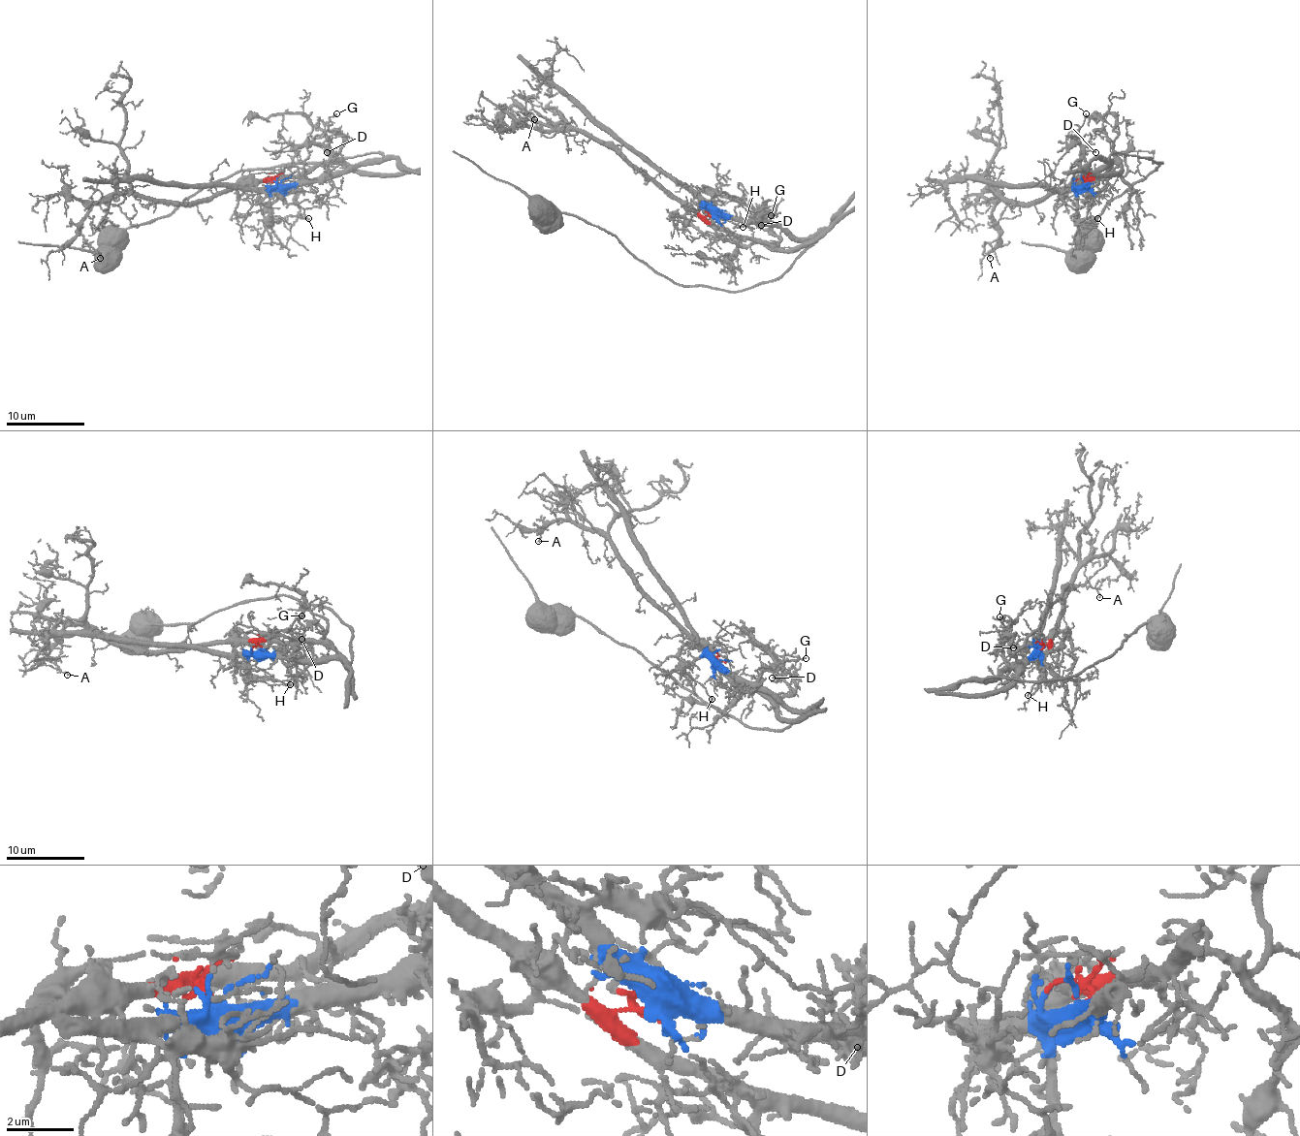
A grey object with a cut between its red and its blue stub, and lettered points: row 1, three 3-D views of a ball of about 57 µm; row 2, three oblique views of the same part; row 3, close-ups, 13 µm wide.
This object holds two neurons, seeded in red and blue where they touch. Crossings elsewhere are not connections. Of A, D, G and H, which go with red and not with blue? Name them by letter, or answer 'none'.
A

